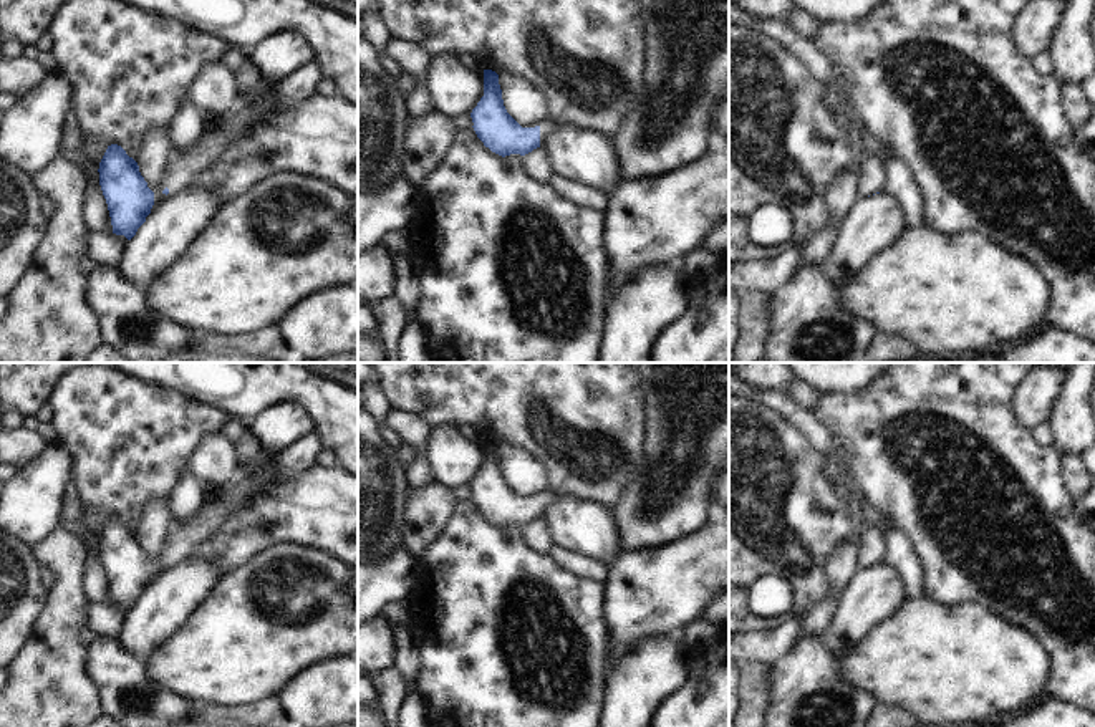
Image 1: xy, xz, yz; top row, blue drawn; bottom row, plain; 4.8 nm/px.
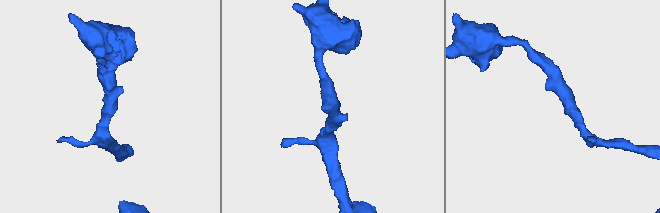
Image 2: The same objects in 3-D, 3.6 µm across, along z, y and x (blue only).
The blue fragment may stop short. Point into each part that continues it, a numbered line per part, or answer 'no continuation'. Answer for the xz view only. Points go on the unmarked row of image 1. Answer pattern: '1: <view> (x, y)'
1: xz (545, 500)

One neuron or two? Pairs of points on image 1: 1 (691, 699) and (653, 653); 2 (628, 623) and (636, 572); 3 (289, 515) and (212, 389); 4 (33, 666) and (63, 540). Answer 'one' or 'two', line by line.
1: two
2: one
3: two
4: one

